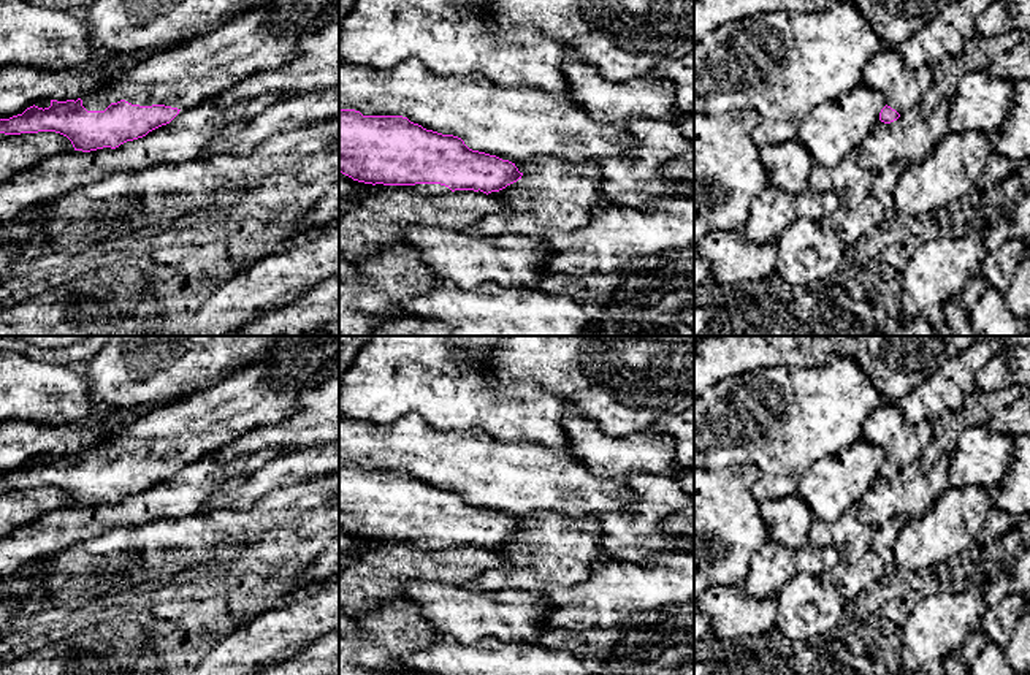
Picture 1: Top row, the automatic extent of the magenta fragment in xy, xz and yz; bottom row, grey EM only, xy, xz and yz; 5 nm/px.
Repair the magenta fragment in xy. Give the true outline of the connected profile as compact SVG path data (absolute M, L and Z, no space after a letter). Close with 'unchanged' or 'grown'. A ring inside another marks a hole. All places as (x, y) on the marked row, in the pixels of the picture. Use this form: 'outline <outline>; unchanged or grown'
outline M263 0L255 8L235 13L214 32L158 49L76 100L41 100L22 114L0 119L0 133L55 132L67 136L74 151L116 149L170 124L181 109L195 108L241 79L290 62L298 40L323 27L325 16L333 13L339 13L339 0Z; grown

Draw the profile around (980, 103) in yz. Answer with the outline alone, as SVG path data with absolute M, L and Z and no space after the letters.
M987 71L959 74L949 103L949 132L989 135L998 132L1013 101L1014 84Z

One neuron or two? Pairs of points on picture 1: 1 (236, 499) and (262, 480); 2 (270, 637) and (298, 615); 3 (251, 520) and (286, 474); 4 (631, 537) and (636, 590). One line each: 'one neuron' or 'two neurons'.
1: one neuron
2: one neuron
3: two neurons
4: two neurons

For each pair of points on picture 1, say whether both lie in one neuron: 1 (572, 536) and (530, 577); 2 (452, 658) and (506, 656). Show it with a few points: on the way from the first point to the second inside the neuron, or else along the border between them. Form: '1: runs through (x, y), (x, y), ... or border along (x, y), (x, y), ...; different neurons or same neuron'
1: runs through (561, 547), (541, 566); same neuron
2: runs through (465, 658), (493, 658); same neuron

